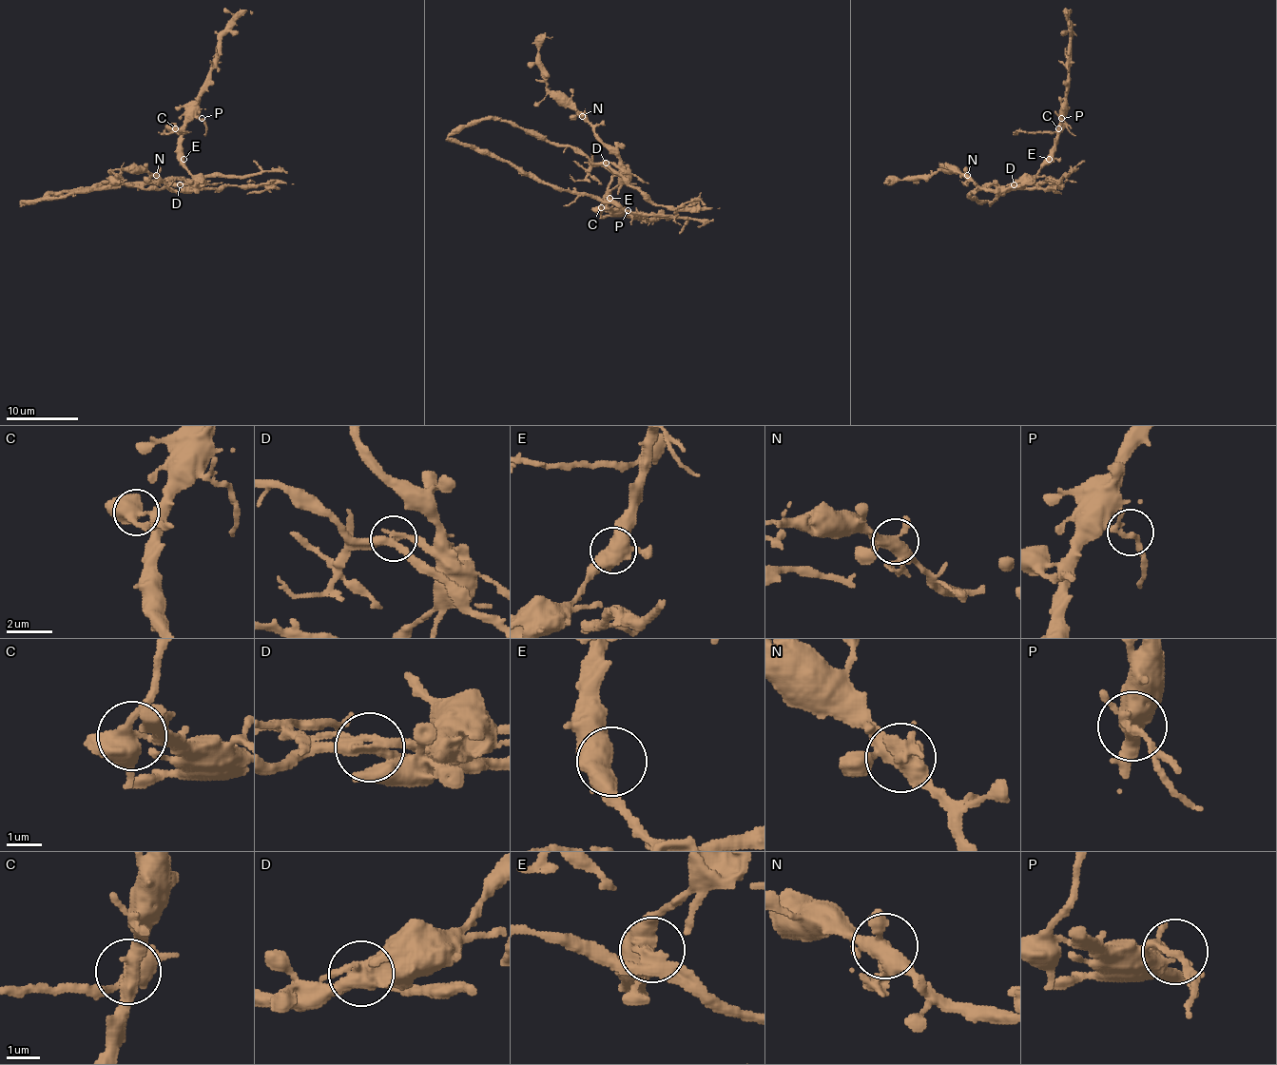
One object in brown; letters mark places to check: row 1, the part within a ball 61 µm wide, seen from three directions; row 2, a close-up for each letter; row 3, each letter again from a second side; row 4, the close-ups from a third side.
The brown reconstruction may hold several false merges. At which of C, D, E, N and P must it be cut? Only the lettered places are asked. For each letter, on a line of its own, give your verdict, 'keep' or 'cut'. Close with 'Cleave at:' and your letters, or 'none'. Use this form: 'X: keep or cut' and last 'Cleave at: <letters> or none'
C: cut
D: cut
E: keep
N: keep
P: keep
Cleave at: C, D

